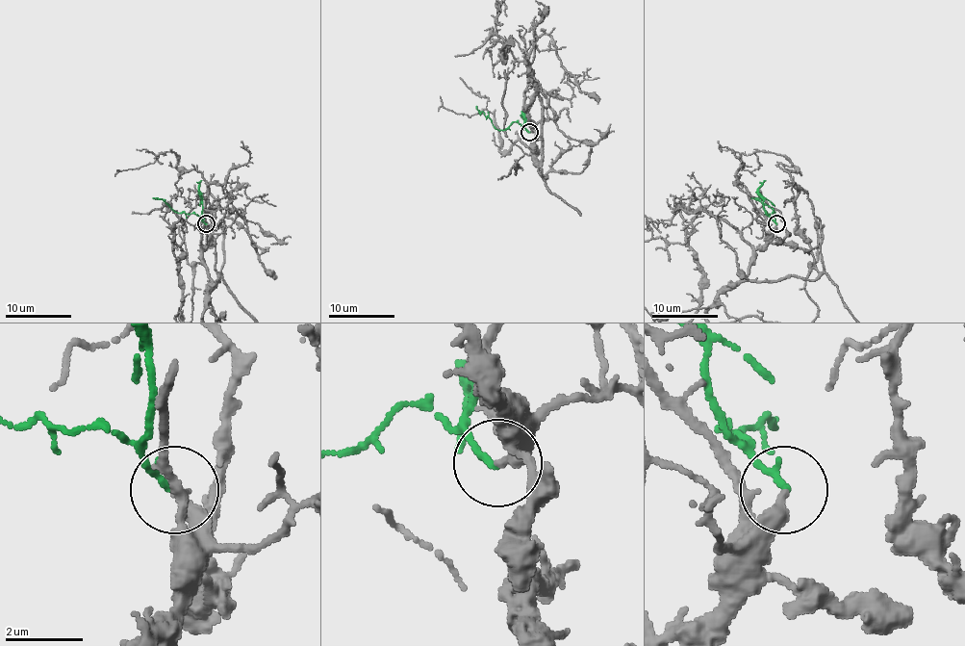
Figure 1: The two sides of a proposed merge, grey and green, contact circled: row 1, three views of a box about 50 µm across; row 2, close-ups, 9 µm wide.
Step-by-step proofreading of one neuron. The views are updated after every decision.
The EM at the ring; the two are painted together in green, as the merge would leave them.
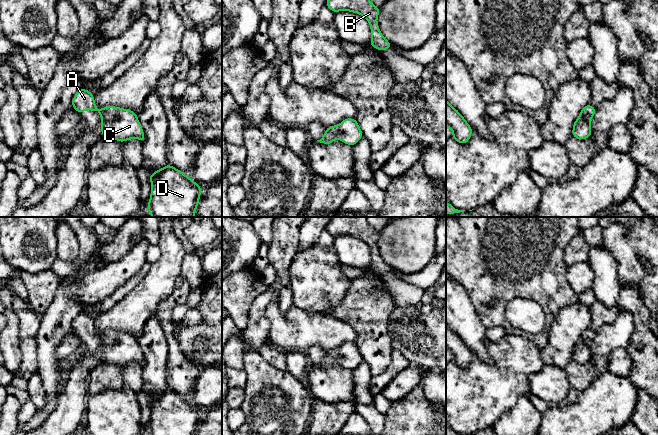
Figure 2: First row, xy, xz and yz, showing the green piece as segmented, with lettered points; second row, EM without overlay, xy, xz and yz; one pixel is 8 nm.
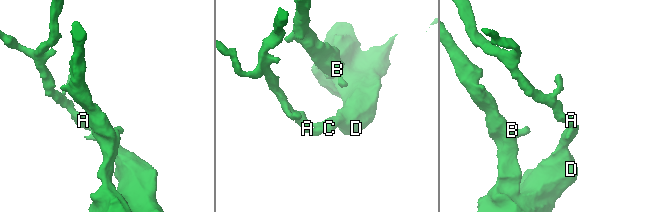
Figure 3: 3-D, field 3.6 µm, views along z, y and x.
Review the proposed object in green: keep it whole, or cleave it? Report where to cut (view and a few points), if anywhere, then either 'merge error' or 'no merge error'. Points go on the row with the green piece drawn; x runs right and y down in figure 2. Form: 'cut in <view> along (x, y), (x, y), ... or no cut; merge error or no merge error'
no cut; no merge error

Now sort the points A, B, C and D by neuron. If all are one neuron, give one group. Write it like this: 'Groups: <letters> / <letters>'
Groups: A B C D

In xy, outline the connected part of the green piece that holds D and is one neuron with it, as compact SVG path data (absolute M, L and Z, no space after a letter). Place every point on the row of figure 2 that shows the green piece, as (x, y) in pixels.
M166 164L153 172L147 211L152 217L194 217L202 189L190 177Z

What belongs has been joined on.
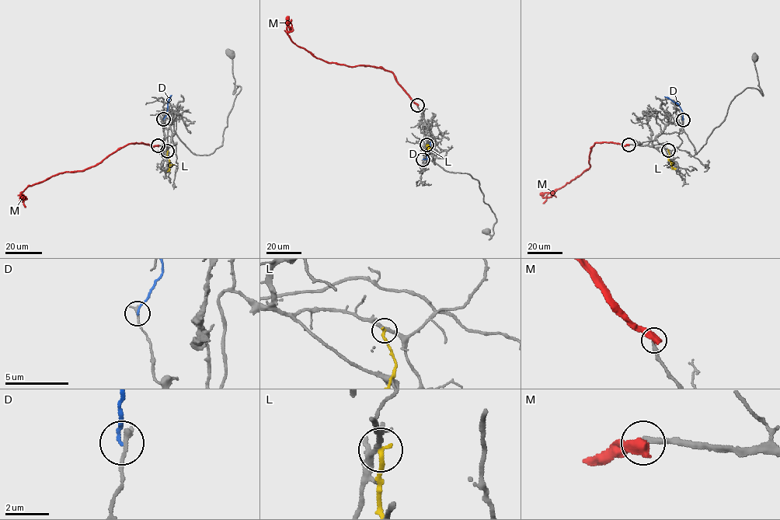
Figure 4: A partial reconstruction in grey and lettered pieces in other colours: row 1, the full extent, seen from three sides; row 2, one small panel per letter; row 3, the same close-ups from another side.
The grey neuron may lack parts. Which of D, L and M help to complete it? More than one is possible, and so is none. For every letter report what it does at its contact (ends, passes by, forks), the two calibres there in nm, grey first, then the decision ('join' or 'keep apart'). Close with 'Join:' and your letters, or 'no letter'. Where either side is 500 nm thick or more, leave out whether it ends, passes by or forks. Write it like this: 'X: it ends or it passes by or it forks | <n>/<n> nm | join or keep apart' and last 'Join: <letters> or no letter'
D: it ends | 260/140 nm | keep apart
L: it ends | 240/240 nm | keep apart
M: 240/600 nm | keep apart
Join: no letter

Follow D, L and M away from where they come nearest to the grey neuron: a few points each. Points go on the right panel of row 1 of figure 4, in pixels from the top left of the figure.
D: (683, 120), (680, 106), (664, 96)
L: (668, 150), (669, 160), (673, 169)
M: (628, 144), (596, 142), (589, 153), (590, 167), (543, 203)

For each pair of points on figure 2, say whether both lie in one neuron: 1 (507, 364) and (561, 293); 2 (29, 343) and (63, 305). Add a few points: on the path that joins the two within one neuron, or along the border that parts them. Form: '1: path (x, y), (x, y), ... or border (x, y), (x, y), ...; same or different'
1: border (506, 333), (527, 336), (541, 350); different
2: border (34, 337), (38, 360); different

